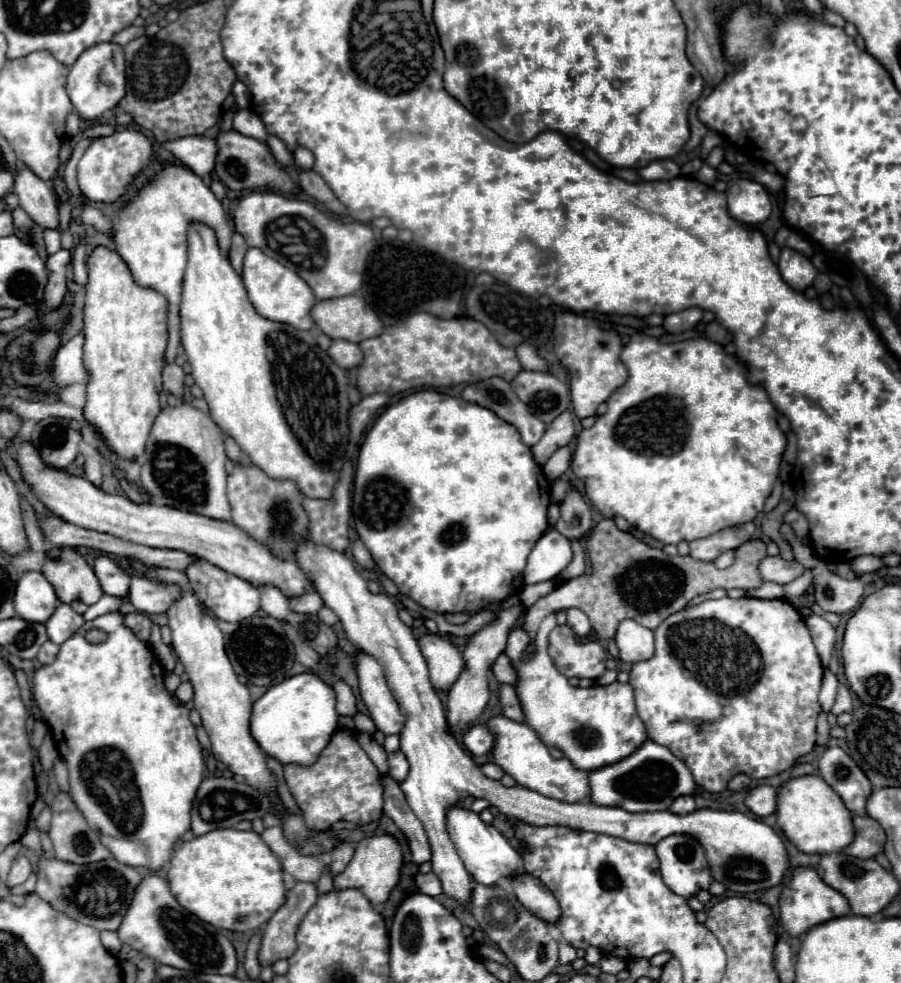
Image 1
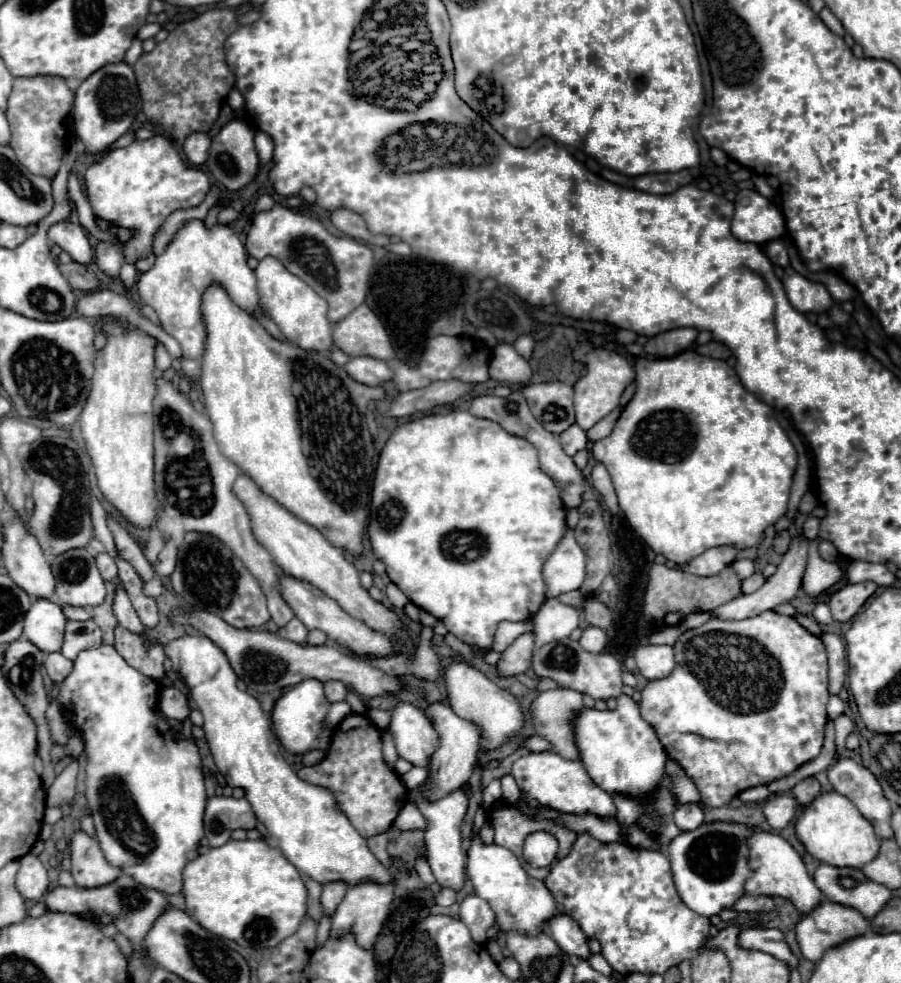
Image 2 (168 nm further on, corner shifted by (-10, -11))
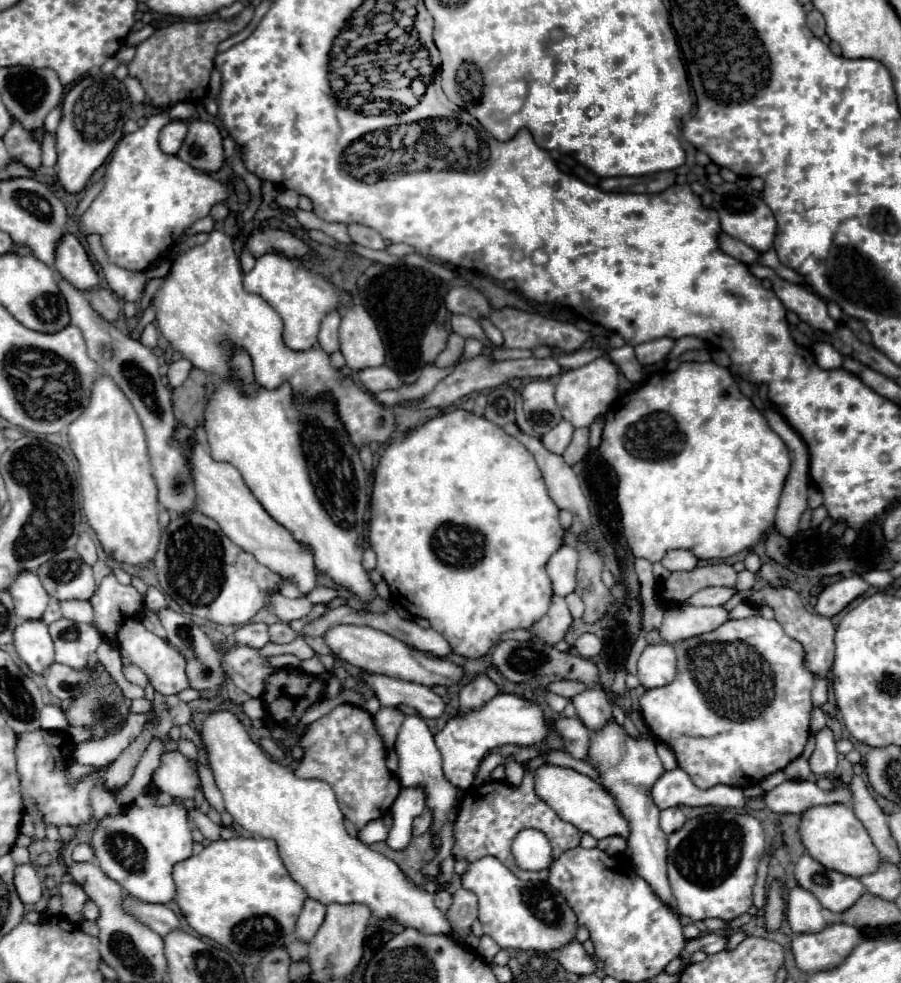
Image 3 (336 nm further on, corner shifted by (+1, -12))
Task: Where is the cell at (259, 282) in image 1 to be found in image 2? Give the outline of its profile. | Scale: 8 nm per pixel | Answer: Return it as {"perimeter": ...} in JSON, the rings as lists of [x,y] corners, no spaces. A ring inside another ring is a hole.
{"perimeter":[[[271,256],[259,262],[255,276],[265,312],[293,344],[305,350],[319,350],[319,352],[327,352],[333,346],[331,324],[327,320],[327,302],[323,302],[323,298],[319,298],[319,294],[315,294],[315,290],[311,290],[307,282],[291,274],[277,258]]]}

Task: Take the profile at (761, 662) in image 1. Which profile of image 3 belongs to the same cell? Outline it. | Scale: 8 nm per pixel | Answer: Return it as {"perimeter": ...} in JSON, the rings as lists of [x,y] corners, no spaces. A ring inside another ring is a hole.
{"perimeter":[[[760,615],[758,617],[748,617],[748,619],[732,619],[732,621],[724,623],[724,625],[720,625],[720,629],[714,629],[710,633],[702,633],[702,635],[696,635],[696,637],[678,641],[672,647],[674,647],[676,657],[678,657],[678,673],[676,673],[672,683],[664,685],[664,687],[648,689],[640,697],[640,713],[642,713],[642,719],[648,725],[650,733],[660,743],[666,743],[674,751],[674,755],[678,759],[678,767],[692,777],[696,787],[710,789],[714,785],[724,783],[724,785],[744,789],[744,787],[750,787],[752,783],[758,785],[764,777],[784,769],[790,761],[794,761],[796,757],[802,755],[802,751],[806,747],[806,741],[808,741],[808,735],[810,735],[810,711],[814,707],[812,705],[812,687],[814,687],[816,677],[804,663],[804,647],[796,639],[786,635],[778,621],[768,621],[768,619],[764,619]]]}

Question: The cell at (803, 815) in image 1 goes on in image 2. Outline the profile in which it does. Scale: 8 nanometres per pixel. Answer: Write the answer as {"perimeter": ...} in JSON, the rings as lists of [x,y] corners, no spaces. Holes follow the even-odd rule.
{"perimeter":[[[827,792],[813,800],[797,820],[795,832],[813,858],[827,862],[831,866],[863,868],[867,862],[871,862],[871,858],[875,858],[875,854],[879,854],[881,840],[873,832],[871,822],[867,822],[859,814],[851,800],[837,792]]]}

